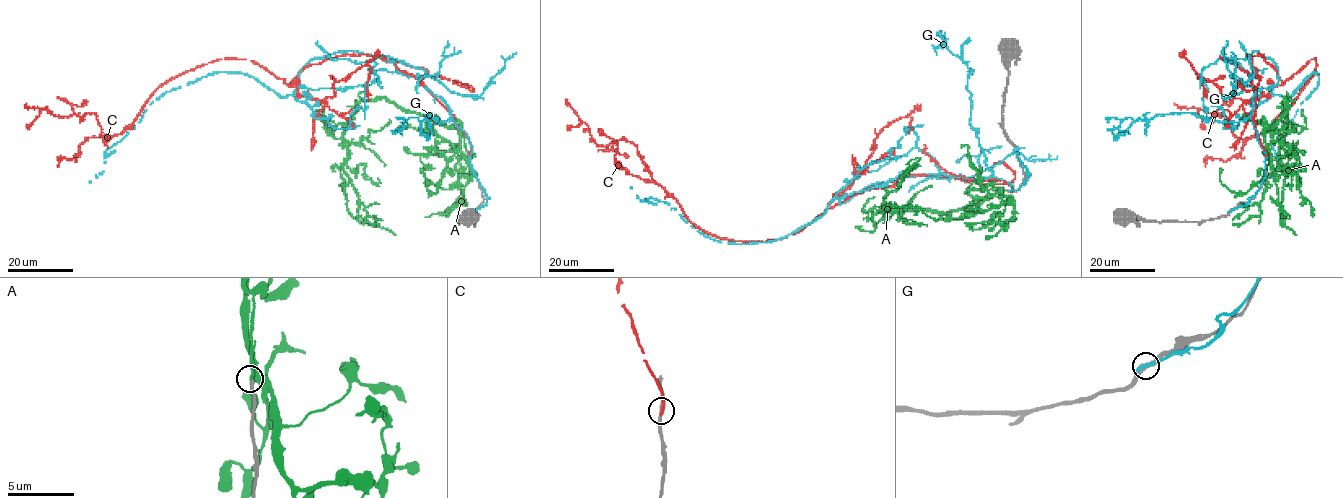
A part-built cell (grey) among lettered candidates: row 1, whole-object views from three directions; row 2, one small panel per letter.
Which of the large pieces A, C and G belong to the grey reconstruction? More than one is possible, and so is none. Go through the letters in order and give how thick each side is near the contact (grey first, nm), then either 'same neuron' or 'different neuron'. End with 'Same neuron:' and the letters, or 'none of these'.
A: 200 nm thick on the grey side, 220 nm on the other; same neuron
C: 200 nm thick on the grey side, 220 nm on the other; different neuron
G: 320 nm thick on the grey side, 260 nm on the other; different neuron
Same neuron: A

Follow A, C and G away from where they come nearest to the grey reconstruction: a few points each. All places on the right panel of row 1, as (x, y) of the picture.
A: (1265, 148), (1266, 128), (1287, 110), (1284, 98), (1285, 126), (1279, 147), (1285, 168), (1281, 224), (1296, 234)
C: (1265, 157), (1248, 54), (1261, 54), (1283, 83), (1316, 59), (1293, 101), (1247, 139), (1219, 113), (1173, 103)
G: (1231, 210), (1265, 177), (1255, 50), (1276, 66), (1274, 94), (1318, 82), (1261, 182)

